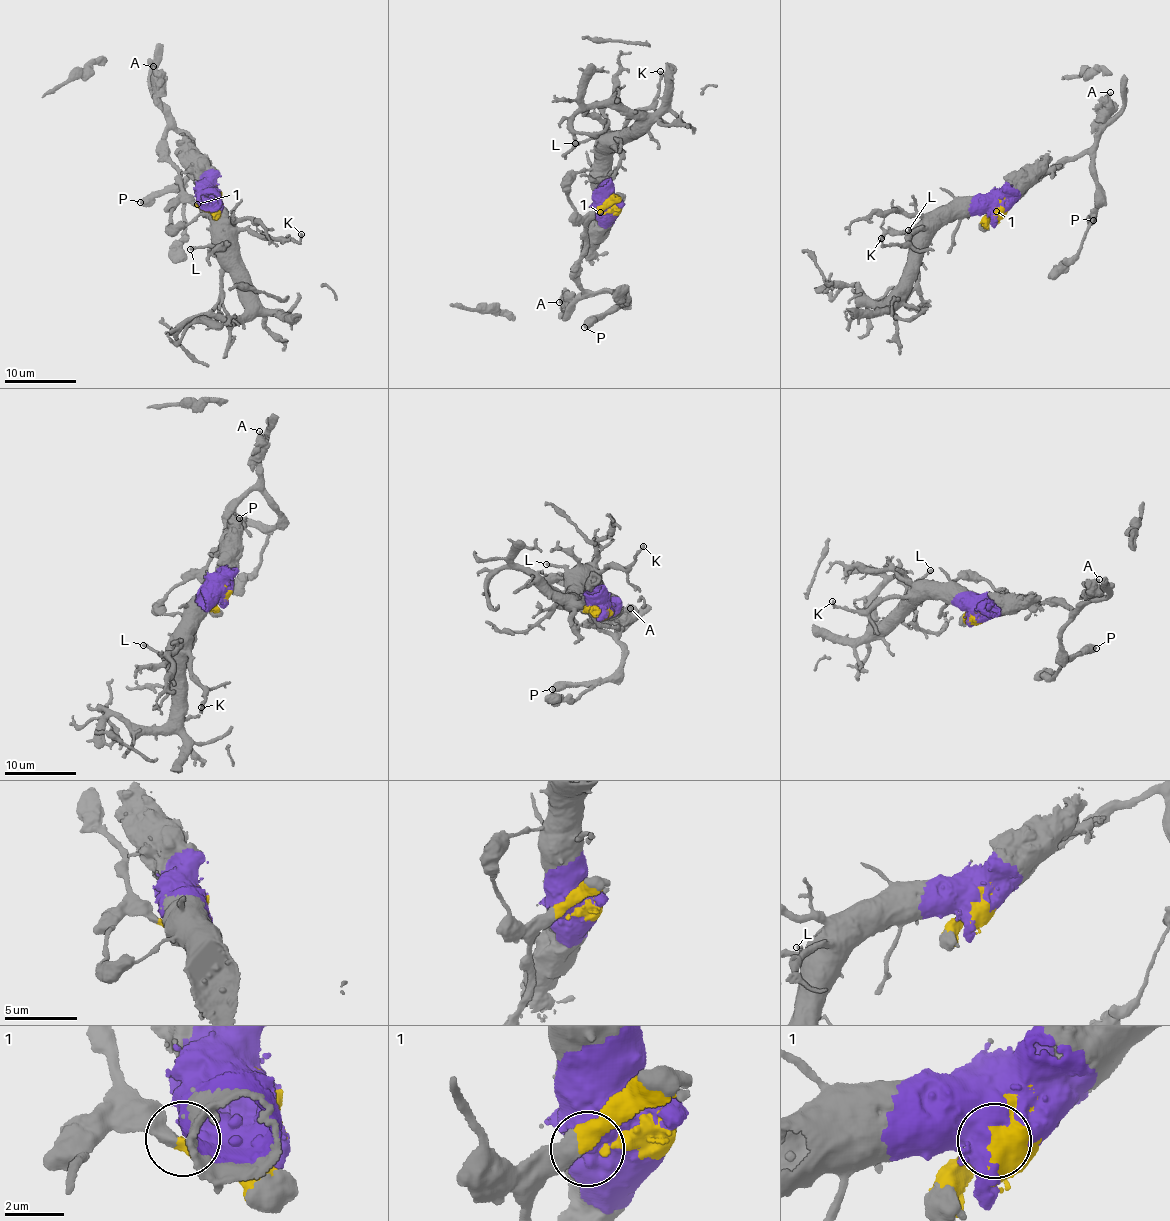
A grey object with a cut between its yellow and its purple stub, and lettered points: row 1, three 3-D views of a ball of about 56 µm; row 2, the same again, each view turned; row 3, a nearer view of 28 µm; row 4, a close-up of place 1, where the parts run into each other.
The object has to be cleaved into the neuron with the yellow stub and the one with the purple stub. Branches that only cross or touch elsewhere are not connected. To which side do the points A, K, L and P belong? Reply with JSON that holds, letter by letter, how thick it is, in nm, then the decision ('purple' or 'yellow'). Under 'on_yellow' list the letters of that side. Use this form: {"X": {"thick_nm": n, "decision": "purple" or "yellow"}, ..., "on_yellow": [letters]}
{"A": {"thick_nm": 320, "decision": "yellow"}, "K": {"thick_nm": 150, "decision": "purple"}, "L": {"thick_nm": 280, "decision": "purple"}, "P": {"thick_nm": 600, "decision": "yellow"}, "on_yellow": ["A", "P"]}

